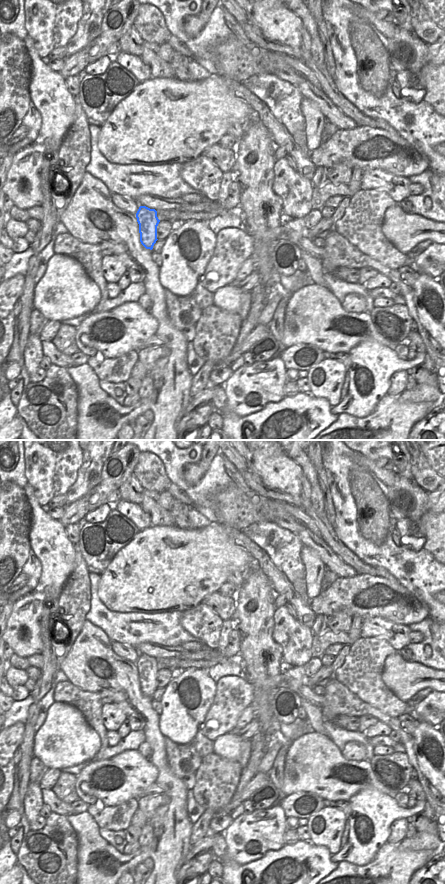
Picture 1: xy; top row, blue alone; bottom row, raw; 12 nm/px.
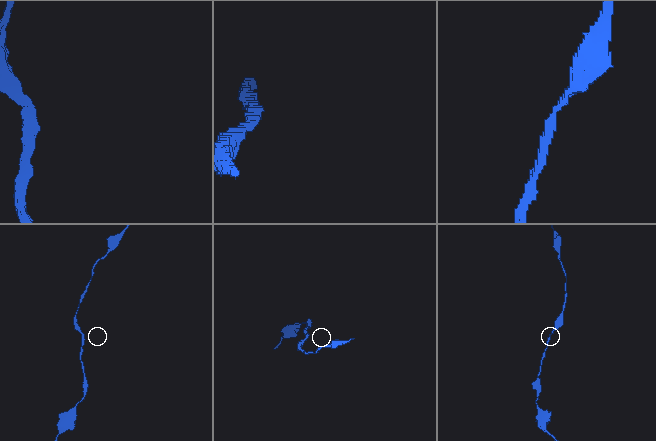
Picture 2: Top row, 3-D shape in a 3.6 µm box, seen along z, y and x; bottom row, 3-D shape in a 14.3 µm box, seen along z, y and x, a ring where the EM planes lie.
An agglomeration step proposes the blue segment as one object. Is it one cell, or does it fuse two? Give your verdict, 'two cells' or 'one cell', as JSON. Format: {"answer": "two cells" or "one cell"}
{"answer": "one cell"}

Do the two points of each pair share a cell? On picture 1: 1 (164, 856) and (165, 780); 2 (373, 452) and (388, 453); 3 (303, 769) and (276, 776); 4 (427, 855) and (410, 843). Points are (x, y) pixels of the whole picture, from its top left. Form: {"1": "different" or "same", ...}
{"1": "same", "2": "same", "3": "different", "4": "different"}

